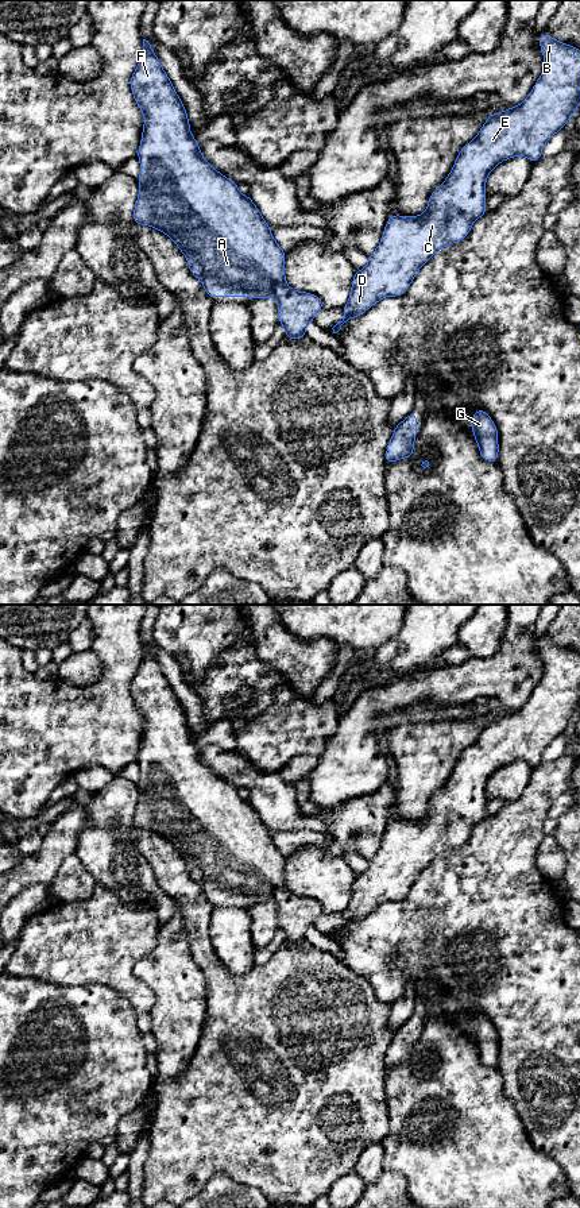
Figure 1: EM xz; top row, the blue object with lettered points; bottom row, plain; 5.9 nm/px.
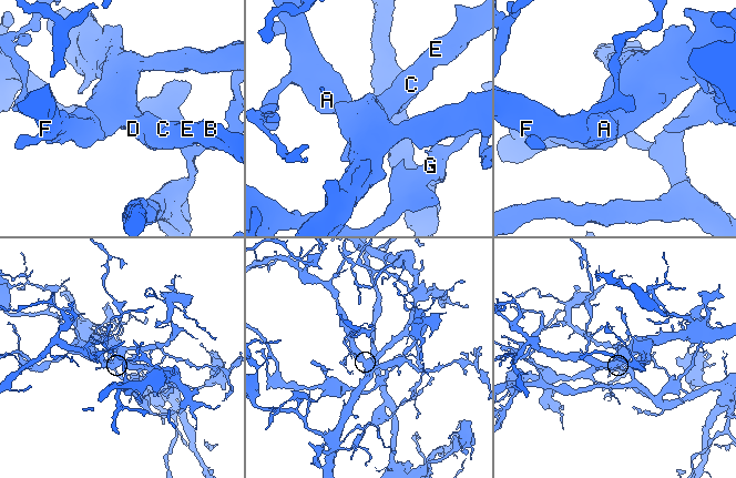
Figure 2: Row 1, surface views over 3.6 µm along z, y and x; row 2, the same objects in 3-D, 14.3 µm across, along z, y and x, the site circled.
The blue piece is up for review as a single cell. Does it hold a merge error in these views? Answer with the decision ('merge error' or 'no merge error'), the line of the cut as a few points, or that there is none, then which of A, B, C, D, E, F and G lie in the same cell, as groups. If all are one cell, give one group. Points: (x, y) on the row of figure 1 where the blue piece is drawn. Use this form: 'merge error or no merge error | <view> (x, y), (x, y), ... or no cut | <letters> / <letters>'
no merge error | no cut | A B C D E F G

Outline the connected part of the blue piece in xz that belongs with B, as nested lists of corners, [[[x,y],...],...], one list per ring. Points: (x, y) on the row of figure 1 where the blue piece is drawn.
[[[546,32],[540,36],[540,49],[544,54],[544,72],[530,94],[519,105],[488,115],[479,134],[457,154],[445,181],[432,192],[426,211],[419,216],[388,217],[379,246],[368,255],[368,263],[353,275],[349,300],[343,306],[344,319],[332,328],[333,333],[382,298],[405,294],[419,269],[434,254],[464,240],[472,224],[487,213],[486,181],[490,173],[500,162],[518,155],[533,163],[538,162],[546,142],[576,115],[575,111],[580,105],[580,50],[556,40]]]

